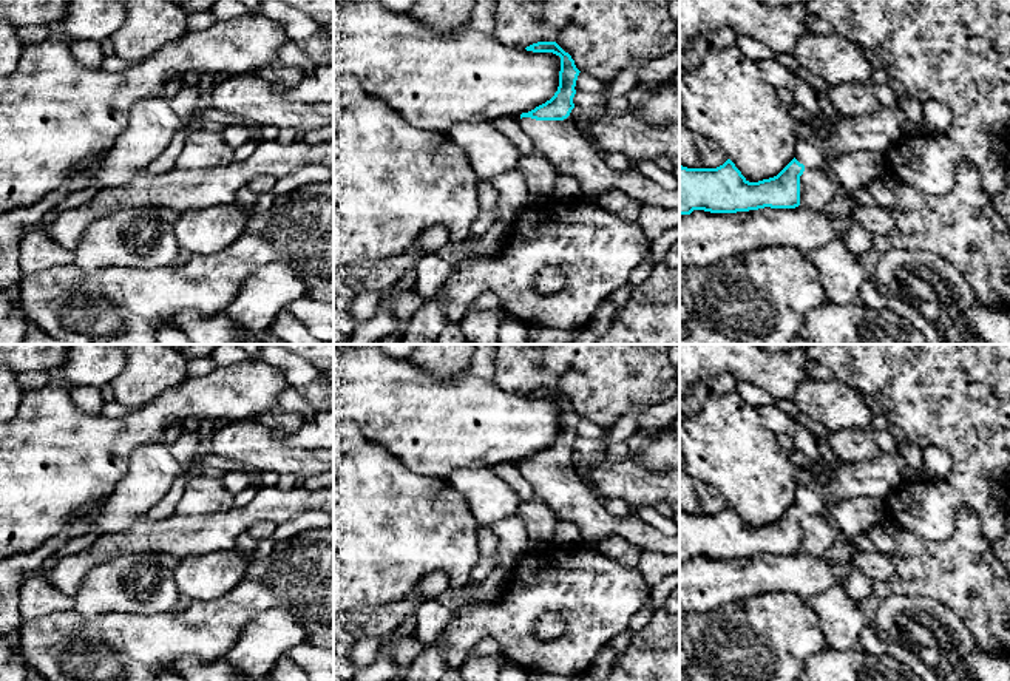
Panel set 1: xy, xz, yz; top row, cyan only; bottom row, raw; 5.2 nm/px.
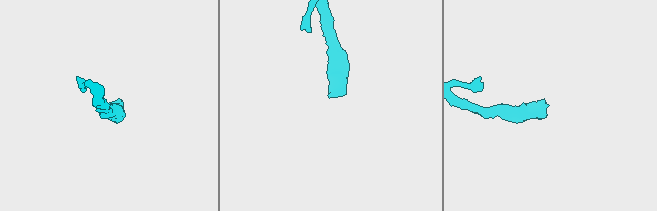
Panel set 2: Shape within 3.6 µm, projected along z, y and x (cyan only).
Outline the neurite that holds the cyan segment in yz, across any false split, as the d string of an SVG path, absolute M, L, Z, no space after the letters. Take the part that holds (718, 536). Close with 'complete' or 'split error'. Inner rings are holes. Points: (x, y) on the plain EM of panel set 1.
M899 451L893 454L880 452L873 460L843 463L834 469L832 476L811 476L809 483L798 482L795 503L777 522L758 528L749 528L730 505L717 514L687 514L680 511L680 561L690 561L693 556L737 559L764 553L795 554L800 551L800 522L806 514L828 516L834 505L856 497L873 497L885 502L902 488L902 468L905 465L907 462Z; split error

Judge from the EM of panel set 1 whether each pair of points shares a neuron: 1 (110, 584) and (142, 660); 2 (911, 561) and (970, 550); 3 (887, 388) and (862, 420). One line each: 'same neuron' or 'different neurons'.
1: different neurons
2: same neuron
3: different neurons

